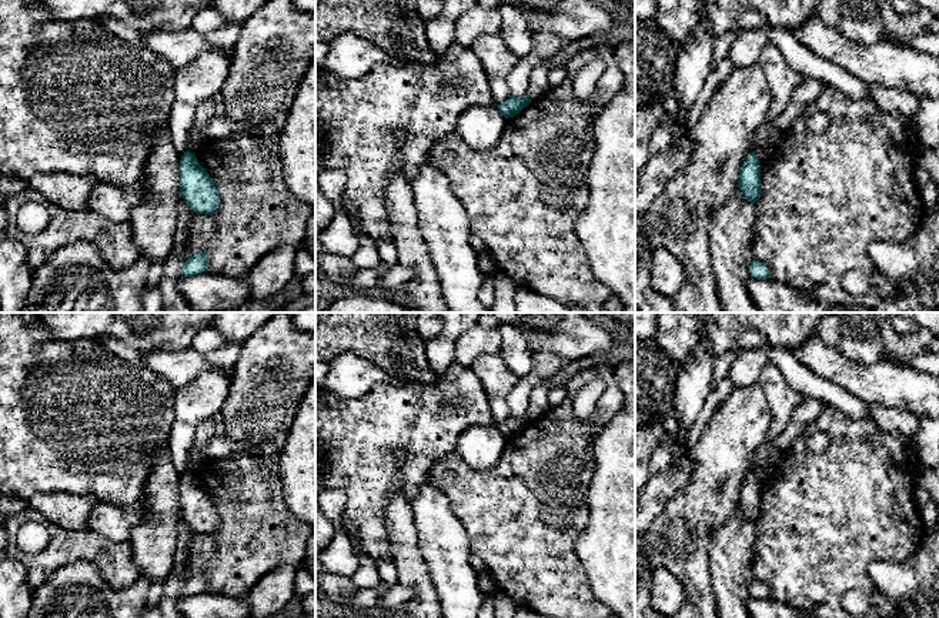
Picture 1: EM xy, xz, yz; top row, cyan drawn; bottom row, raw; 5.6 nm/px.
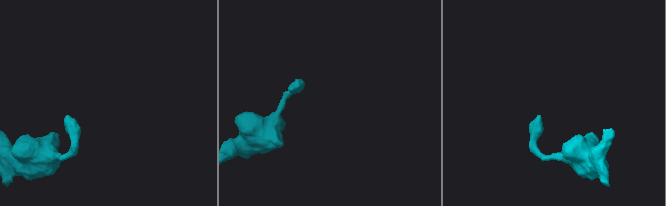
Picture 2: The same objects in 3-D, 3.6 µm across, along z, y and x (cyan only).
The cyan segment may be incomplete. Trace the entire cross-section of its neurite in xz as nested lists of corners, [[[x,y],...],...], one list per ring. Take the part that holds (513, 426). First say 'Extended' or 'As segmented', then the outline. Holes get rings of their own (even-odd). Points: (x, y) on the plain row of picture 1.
As segmented. [[[511,415],[508,420],[505,420],[502,424],[497,425],[499,432],[505,437],[514,437],[515,434],[518,434],[524,427],[527,427],[532,420],[529,418],[529,415],[524,415],[524,417],[515,417]]]

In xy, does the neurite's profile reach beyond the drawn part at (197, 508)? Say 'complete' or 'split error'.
complete

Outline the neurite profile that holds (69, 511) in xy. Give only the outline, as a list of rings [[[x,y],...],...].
[[[37,492],[27,498],[27,508],[39,511],[63,530],[77,531],[88,527],[97,500],[71,492]]]

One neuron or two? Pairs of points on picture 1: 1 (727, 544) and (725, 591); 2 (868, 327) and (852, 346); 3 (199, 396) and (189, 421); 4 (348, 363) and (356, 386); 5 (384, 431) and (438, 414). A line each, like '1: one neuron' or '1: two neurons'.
1: one neuron
2: one neuron
3: one neuron
4: one neuron
5: one neuron

